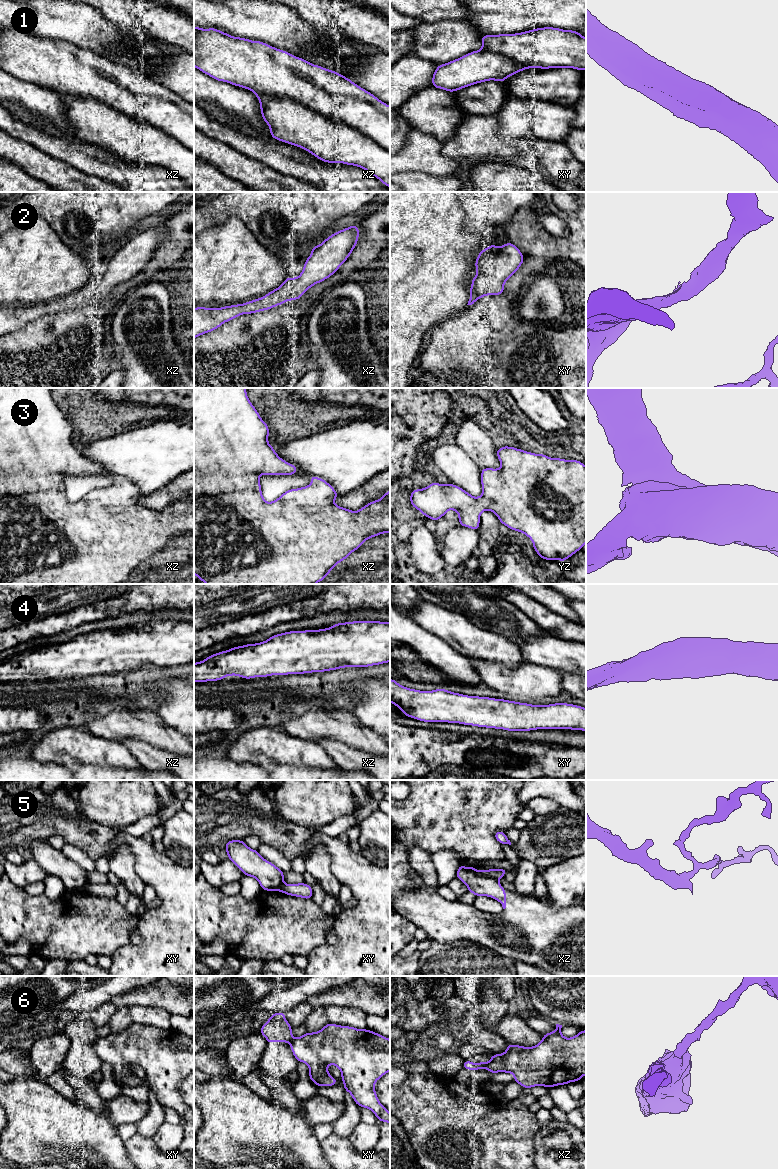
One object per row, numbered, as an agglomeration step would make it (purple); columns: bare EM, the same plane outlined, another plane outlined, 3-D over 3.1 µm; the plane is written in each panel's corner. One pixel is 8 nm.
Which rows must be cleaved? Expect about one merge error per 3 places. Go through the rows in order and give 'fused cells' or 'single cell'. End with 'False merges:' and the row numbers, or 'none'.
1: fused cells
2: single cell
3: single cell
4: single cell
5: fused cells
6: fused cells
False merges: 1, 5, 6

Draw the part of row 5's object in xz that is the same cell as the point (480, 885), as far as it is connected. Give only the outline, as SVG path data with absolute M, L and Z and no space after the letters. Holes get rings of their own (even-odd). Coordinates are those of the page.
M460 865L457 869L456 878L461 880L468 888L468 892L477 896L487 896L497 900L506 908L506 890L494 878L479 875L471 865L464 867Z

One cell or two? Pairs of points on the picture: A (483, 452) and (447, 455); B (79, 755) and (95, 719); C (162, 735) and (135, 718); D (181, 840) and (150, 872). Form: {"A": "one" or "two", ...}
{"A": "two", "B": "two", "C": "one", "D": "two"}

